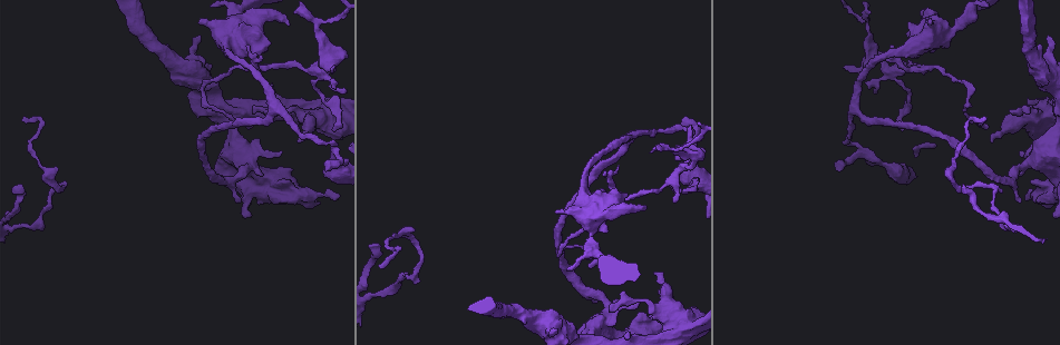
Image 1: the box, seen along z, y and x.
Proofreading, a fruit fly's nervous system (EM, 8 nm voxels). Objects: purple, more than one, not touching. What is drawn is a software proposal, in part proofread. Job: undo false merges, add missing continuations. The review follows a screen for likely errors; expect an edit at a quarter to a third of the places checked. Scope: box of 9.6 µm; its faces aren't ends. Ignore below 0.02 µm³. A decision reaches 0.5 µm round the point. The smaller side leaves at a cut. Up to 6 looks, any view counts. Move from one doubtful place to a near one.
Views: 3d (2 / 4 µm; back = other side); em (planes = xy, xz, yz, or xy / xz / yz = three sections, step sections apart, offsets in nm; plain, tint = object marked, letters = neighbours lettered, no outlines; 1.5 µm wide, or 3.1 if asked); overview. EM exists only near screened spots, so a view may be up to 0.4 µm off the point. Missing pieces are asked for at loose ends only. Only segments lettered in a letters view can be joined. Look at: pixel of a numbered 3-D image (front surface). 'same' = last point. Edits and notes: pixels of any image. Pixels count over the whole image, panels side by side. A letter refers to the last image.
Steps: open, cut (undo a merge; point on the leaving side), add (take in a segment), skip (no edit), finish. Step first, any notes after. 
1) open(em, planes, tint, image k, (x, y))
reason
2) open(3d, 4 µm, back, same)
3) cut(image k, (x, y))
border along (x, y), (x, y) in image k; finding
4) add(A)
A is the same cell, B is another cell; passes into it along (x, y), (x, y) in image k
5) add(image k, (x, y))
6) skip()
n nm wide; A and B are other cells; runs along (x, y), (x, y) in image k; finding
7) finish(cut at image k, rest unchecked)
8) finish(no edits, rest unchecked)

open(em, xz, step 4, letters, image 1, (673, 175))

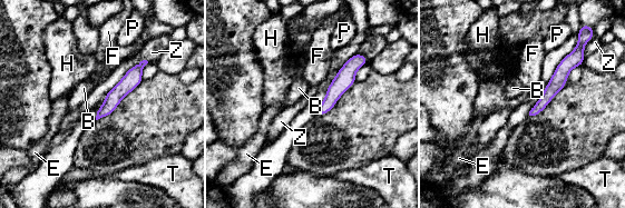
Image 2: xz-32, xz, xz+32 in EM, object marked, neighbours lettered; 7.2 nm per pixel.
open(em, planes, letters, same)

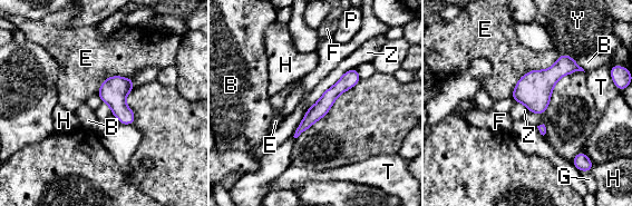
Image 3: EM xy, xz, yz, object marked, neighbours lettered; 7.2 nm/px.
skip()
B, E, F, G, H, P, T, Y and Z are other cells; runs along (355, 72), (299, 130) in image 3; continuous, no second neuron

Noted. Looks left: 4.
open(3d, 4 µm, image 1, (606, 312))
abrupt turn

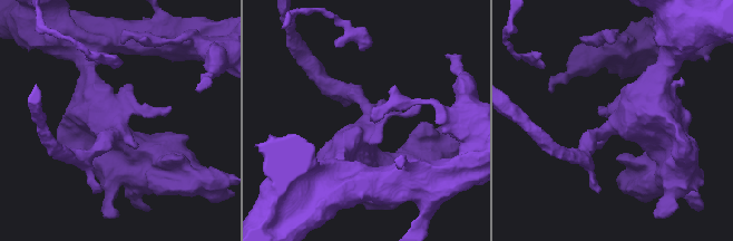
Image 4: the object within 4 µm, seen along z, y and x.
open(em, planes, tint, image 4, (617, 123))
now the EM

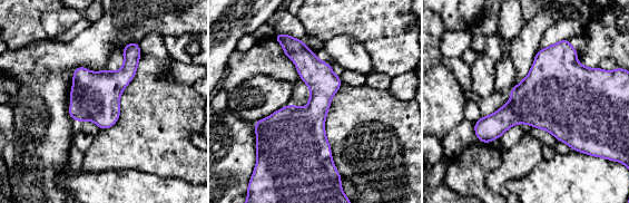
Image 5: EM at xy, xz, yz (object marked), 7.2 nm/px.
open(em, planes, letters, same)

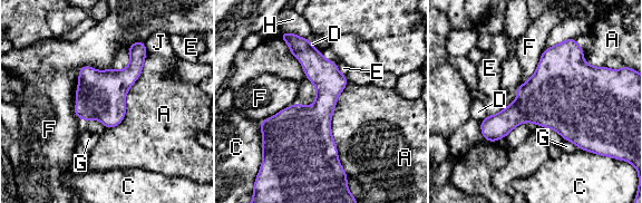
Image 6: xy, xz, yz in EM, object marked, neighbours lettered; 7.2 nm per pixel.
skip()
A touches over 650 nm; A, C, D, E, F, G, H and J are other cells; border along (348, 83), (331, 117), (346, 174) in image 6; all the same neuron

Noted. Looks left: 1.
open(em, planes, letters, image 1, (985, 118))
an open end

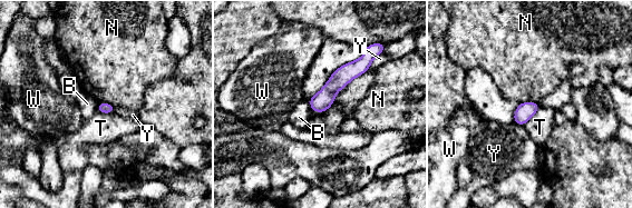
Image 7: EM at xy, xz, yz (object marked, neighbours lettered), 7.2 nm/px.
skip()
B, N, T, W and Y are other cells; none of them fits

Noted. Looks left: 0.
finish(no edits, rest unchecked)

